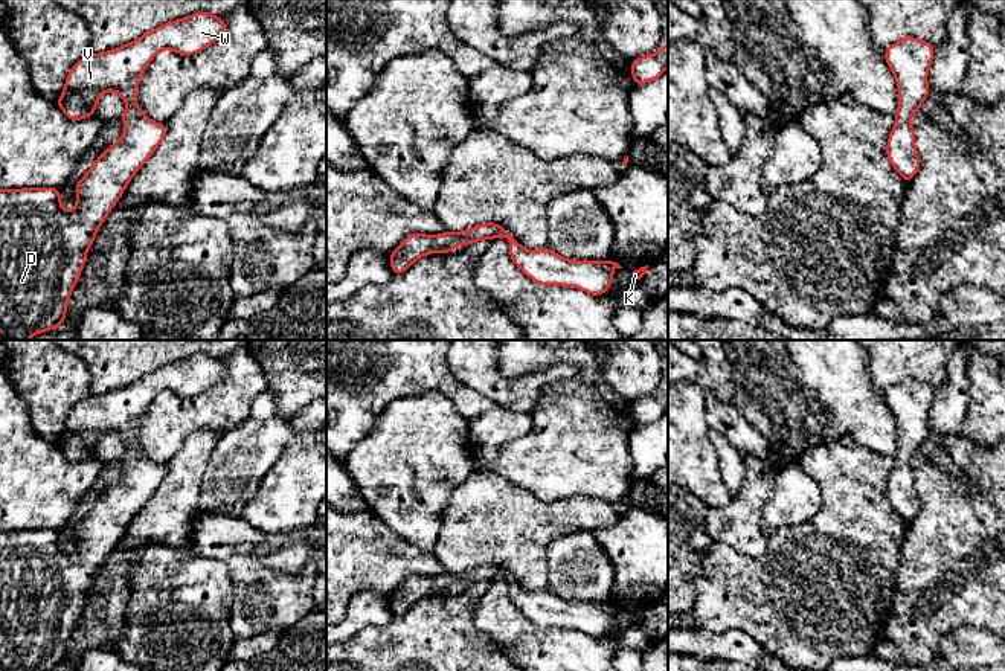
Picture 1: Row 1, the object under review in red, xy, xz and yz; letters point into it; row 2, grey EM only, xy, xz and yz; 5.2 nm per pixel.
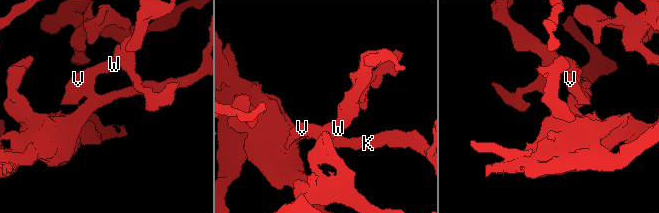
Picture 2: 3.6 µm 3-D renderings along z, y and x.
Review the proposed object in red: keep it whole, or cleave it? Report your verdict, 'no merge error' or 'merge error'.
no merge error

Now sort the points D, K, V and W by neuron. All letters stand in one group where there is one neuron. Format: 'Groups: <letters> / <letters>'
Groups: D K V W

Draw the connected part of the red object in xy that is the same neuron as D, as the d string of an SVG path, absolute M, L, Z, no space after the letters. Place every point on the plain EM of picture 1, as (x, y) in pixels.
M197 354L168 363L117 390L88 395L69 413L63 436L55 442L70 462L96 456L99 438L117 433L127 451L117 461L127 467L120 480L107 490L76 525L76 549L64 552L59 529L0 531L0 671L53 671L63 668L69 639L81 618L87 592L99 567L122 538L133 517L159 490L166 467L153 464L139 450L137 424L151 401L163 390L178 396L200 395L226 374L223 358Z

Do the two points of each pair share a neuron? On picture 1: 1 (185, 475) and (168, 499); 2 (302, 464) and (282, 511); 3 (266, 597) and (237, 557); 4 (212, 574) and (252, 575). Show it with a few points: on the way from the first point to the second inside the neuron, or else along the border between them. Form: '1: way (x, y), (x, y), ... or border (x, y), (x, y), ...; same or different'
1: way (182, 481), (182, 485), (174, 493); same
2: way (302, 476), (287, 499); same
3: way (256, 587), (243, 566); same
4: border (200, 554), (221, 560), (226, 565), (234, 587); different

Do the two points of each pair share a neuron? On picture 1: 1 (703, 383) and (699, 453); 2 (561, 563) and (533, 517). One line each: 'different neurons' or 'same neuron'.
1: same neuron
2: different neurons

